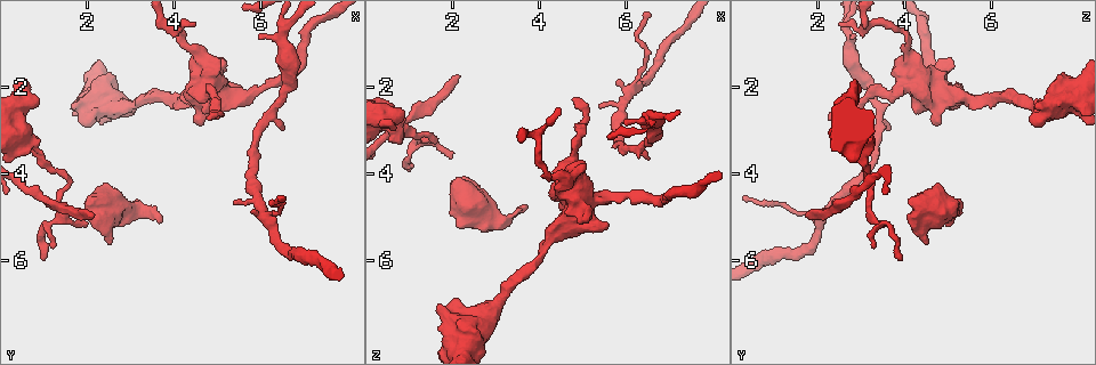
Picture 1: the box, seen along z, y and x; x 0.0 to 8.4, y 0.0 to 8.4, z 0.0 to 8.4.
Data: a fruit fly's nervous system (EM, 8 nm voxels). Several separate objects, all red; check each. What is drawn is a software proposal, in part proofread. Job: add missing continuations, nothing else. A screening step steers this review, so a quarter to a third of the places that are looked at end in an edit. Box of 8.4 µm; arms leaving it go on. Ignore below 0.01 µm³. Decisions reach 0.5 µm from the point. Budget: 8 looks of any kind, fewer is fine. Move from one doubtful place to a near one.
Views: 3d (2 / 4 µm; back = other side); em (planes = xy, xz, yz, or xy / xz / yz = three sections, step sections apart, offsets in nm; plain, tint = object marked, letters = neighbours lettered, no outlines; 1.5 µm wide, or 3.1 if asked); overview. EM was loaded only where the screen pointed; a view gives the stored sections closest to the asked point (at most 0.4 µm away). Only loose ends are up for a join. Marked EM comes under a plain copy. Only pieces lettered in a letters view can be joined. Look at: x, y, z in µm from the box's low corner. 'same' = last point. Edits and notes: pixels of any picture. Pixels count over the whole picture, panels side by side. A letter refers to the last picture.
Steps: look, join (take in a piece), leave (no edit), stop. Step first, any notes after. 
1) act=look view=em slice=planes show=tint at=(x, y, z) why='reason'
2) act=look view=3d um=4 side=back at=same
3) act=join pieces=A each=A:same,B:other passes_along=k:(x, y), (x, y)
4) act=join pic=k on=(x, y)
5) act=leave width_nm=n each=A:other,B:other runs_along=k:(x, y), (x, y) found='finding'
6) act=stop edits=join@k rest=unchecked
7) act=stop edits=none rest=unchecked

act=look view=em slice=yz step=4 show=tint at=(1.20, 5.65, 3.20) why='an open end'

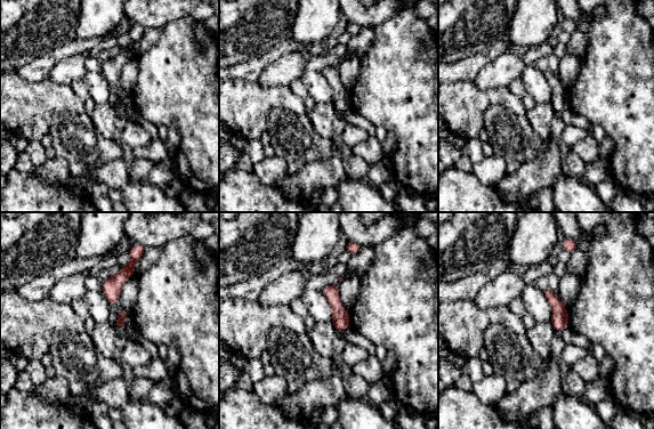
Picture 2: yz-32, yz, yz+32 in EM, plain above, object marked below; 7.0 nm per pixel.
act=look view=em slice=yz step=4 show=letters at=same why='what lies round it'

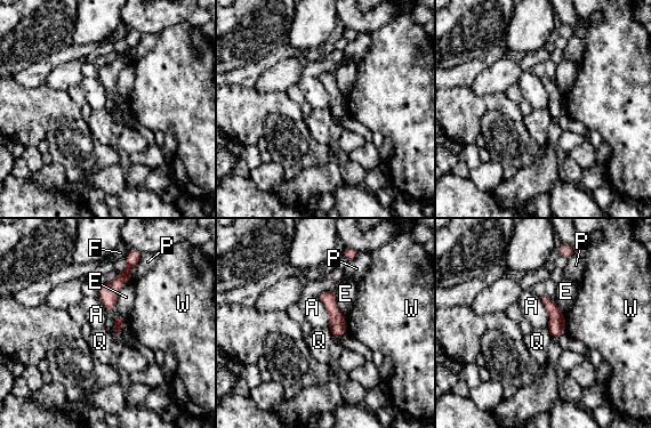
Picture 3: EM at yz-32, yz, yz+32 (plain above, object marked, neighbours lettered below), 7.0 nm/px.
act=leave width_nm=70 each=A:other,E:other,F:other,P:other,Q:other,W:other border=3:(328, 328), (334, 338) found='none of them fits'

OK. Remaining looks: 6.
act=look view=3d um=2 at=(2.10, 5.00, 1.75) why='branch stops here'

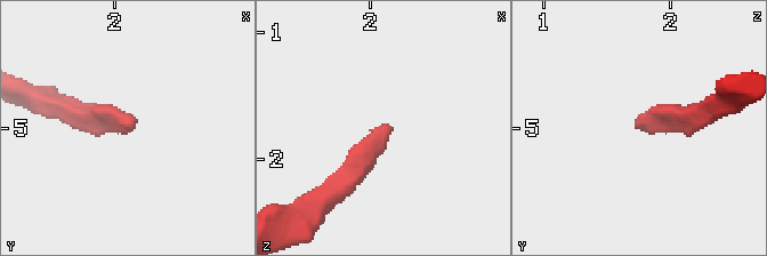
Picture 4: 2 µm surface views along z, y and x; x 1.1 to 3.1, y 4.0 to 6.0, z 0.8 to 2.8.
act=look view=em slice=planes show=letters at=(2.14, 4.98, 1.70)

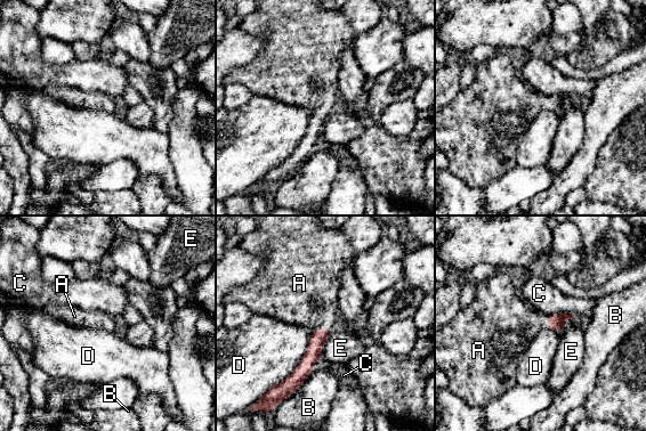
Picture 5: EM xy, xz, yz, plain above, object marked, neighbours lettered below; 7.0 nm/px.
act=join pieces=A each=A:same,B:other,C:other,D:other,E:other passes_along=5:(319, 336), (321, 326), (306, 294) found='the neuron continues'

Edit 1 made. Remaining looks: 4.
act=stop edits=join@5 rest=unchecked

